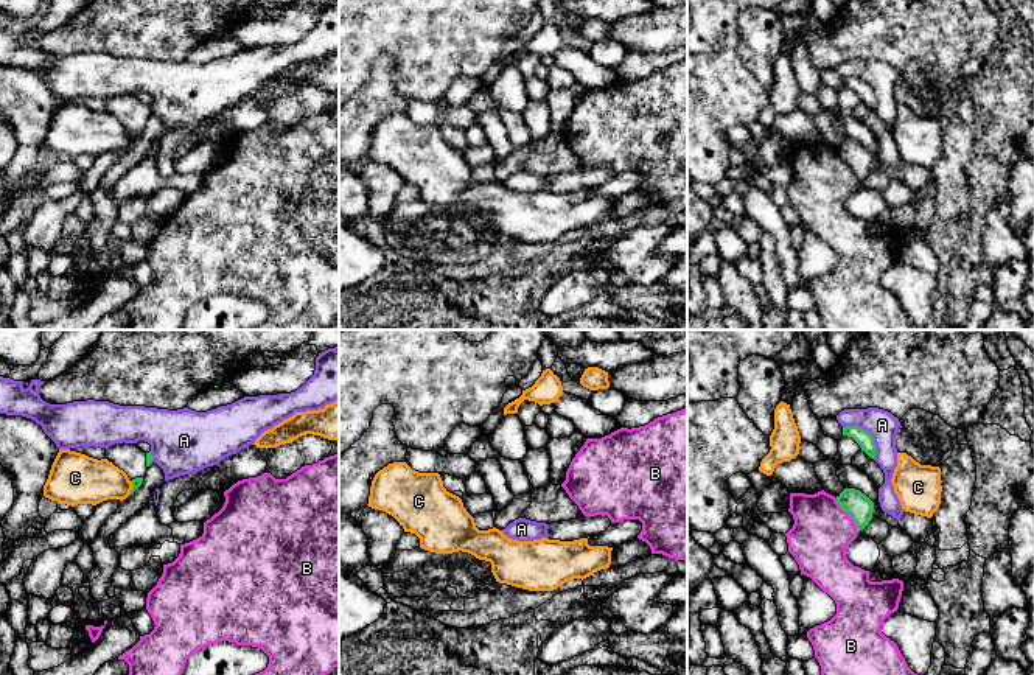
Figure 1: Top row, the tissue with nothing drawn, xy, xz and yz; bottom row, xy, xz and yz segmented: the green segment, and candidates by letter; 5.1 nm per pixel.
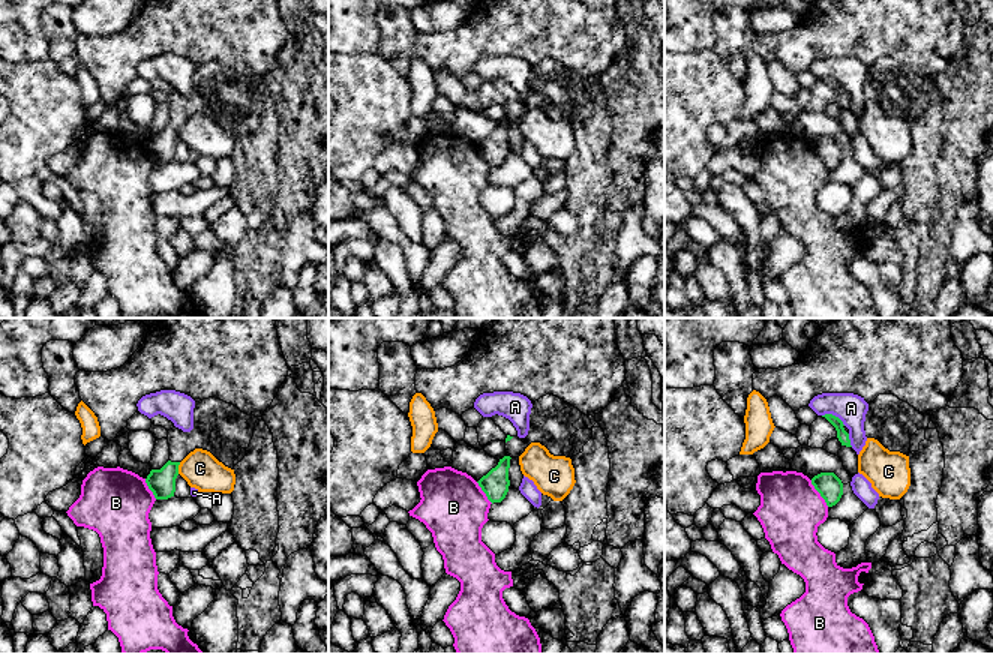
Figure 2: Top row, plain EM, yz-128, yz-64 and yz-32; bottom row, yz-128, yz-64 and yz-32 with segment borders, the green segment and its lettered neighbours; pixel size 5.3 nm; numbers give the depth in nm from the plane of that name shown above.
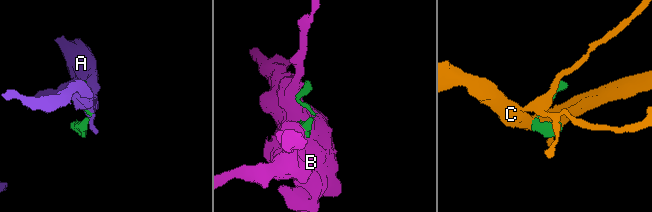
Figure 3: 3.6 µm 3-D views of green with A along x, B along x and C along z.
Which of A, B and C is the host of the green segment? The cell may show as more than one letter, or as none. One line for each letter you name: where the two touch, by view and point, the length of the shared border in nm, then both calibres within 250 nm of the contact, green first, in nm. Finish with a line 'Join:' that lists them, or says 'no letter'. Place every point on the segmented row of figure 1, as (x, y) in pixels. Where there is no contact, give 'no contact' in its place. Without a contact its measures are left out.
Join: no letter

